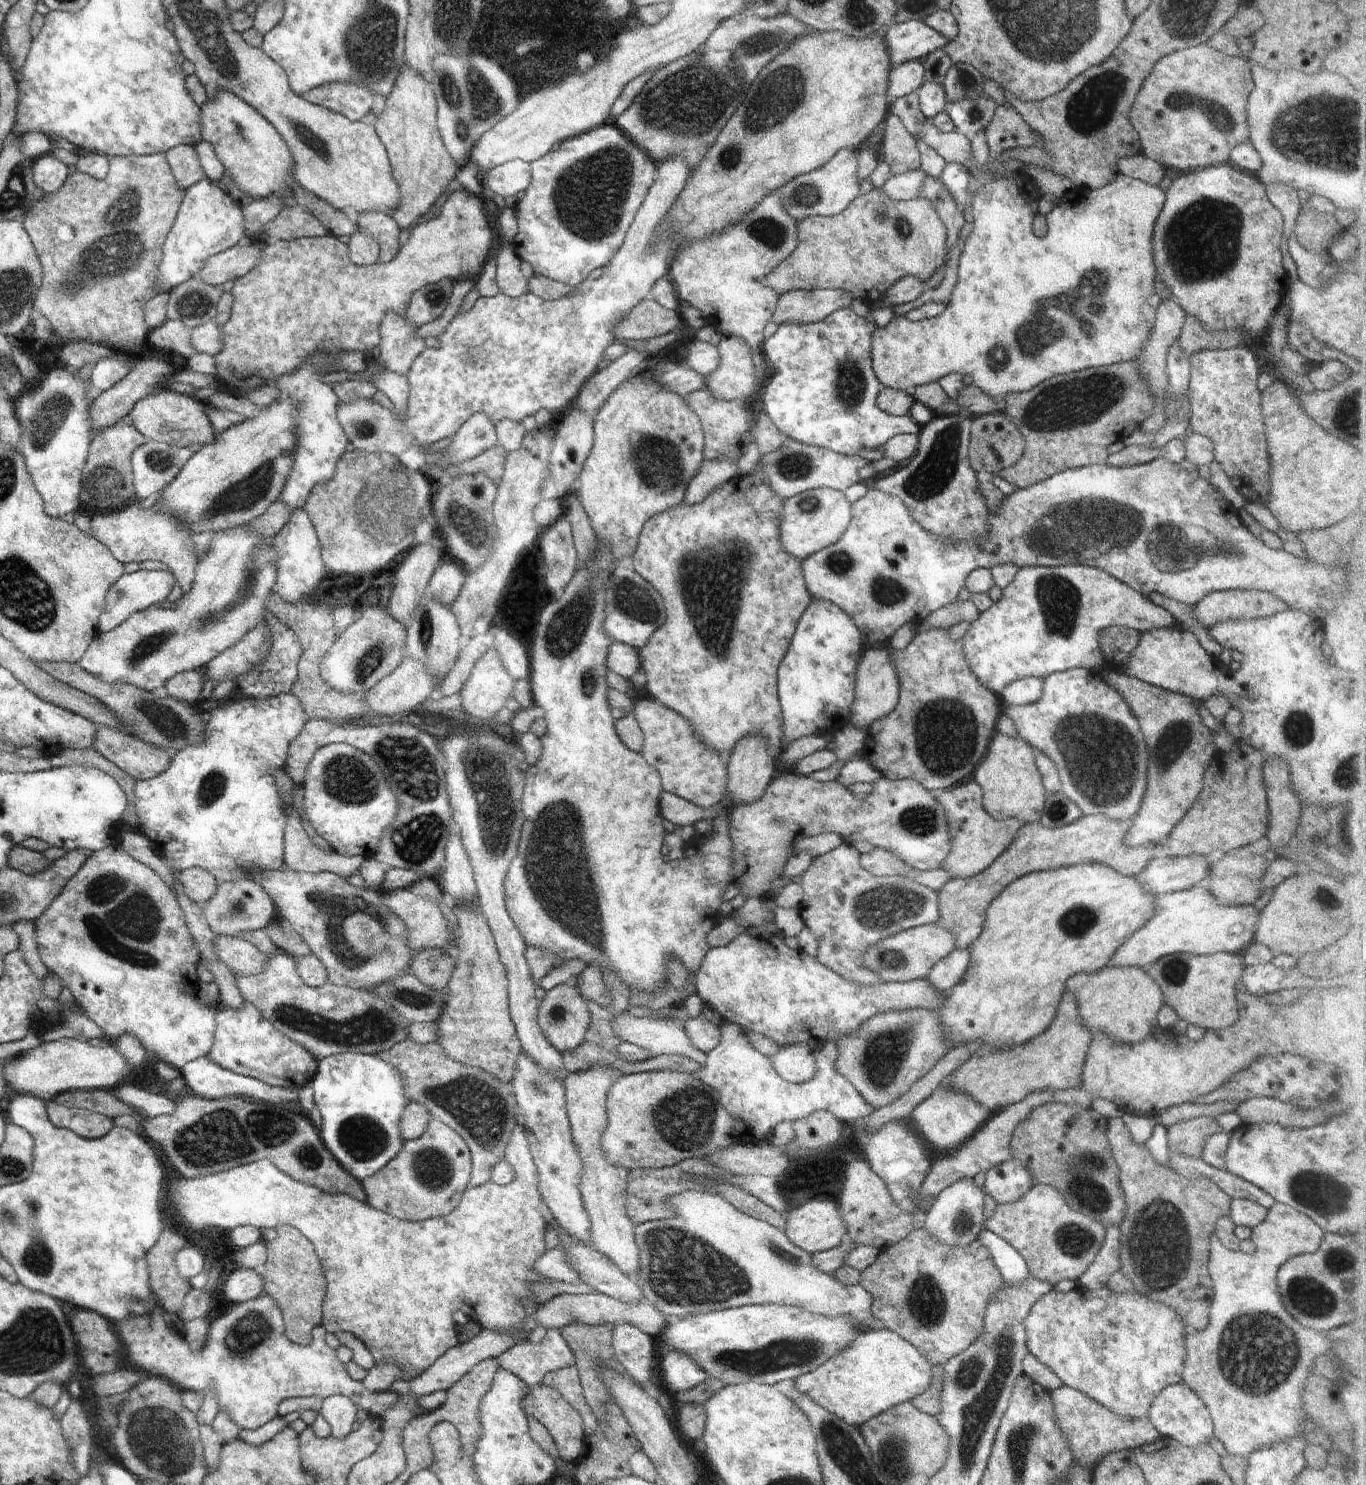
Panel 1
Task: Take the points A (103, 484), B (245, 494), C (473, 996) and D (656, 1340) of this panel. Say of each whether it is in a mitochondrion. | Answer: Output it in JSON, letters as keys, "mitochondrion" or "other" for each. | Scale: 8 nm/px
{"A":"mitochondrion","B":"mitochondrion","C":"other","D":"other"}

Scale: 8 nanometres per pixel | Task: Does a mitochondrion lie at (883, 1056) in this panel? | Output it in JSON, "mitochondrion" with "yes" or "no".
{"mitochondrion":"yes"}

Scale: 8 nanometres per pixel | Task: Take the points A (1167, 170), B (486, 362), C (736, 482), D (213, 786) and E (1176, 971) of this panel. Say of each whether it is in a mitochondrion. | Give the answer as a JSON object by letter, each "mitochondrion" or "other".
{"A":"other","B":"other","C":"other","D":"mitochondrion","E":"mitochondrion"}

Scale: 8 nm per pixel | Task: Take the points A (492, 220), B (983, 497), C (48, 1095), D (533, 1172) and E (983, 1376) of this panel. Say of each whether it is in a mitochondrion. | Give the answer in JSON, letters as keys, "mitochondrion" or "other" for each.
{"A":"other","B":"other","C":"other","D":"other","E":"mitochondrion"}

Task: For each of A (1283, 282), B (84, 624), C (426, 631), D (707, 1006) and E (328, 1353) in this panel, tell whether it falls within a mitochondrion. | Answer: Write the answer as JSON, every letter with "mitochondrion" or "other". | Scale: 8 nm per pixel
{"A":"other","B":"other","C":"mitochondrion","D":"other","E":"other"}

